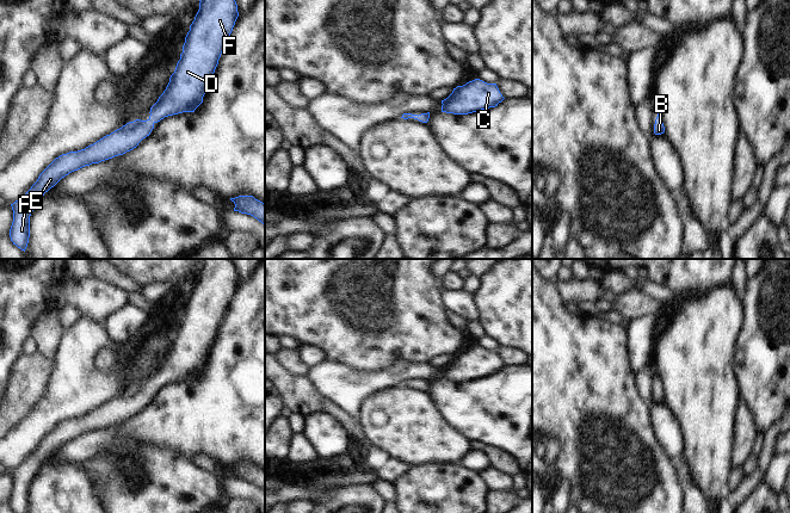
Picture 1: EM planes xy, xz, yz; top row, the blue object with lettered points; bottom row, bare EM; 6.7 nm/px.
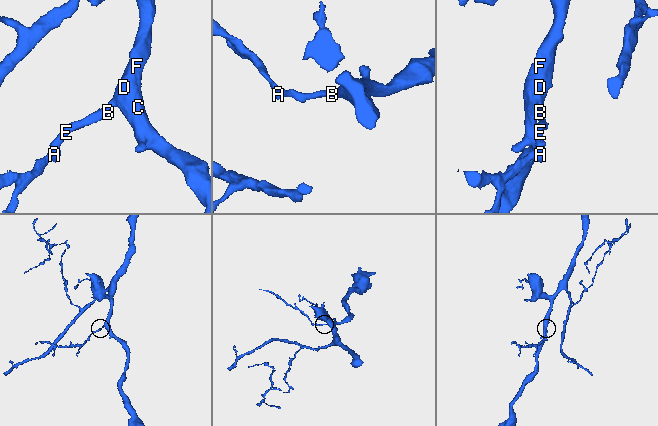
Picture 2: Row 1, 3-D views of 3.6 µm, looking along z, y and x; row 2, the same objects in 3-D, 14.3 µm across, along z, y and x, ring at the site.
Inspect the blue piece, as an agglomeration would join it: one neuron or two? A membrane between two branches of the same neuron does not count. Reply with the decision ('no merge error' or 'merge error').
no merge error

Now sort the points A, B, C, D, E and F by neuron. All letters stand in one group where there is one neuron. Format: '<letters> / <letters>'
A B C D E F

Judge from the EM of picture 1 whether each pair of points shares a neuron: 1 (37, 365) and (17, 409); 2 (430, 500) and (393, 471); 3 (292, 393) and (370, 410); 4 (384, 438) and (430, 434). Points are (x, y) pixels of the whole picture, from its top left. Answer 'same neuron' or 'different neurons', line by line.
1: same neuron
2: different neurons
3: different neurons
4: same neuron

